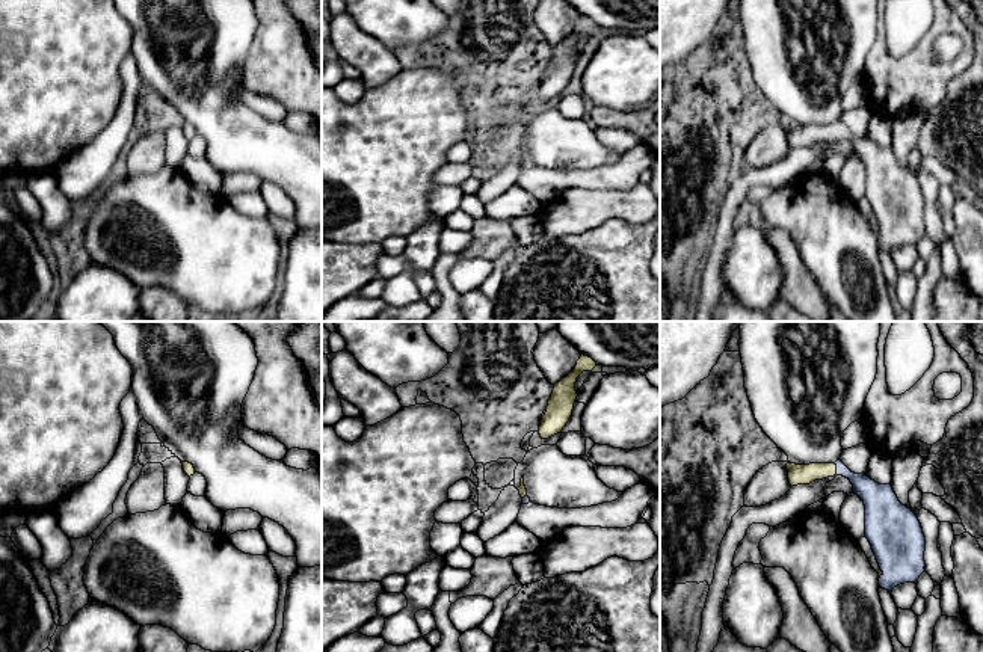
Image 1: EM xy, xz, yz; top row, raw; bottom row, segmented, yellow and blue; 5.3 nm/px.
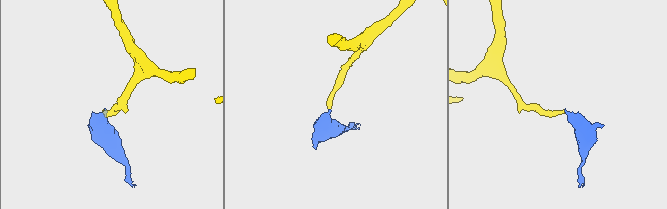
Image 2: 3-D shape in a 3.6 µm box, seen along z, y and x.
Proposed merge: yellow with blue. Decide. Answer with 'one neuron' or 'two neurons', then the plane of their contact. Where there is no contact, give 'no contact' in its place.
one neuron | yz

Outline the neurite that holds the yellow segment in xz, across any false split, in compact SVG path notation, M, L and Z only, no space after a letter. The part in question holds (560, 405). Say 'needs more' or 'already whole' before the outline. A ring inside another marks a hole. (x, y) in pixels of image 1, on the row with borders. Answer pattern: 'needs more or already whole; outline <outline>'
already whole; outline M581 355L575 368L554 385L551 398L548 400L547 412L541 420L539 435L542 439L548 439L557 433L562 433L563 427L569 421L577 400L575 382L583 371L592 371L596 362Z

